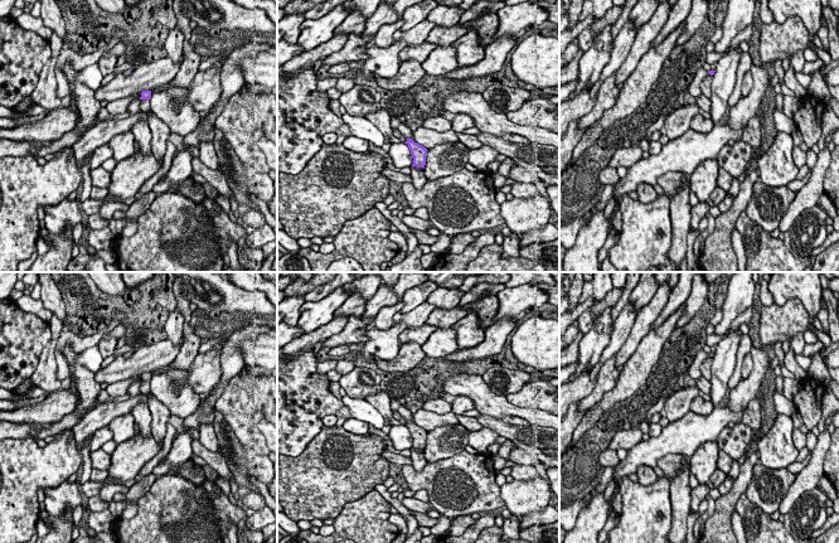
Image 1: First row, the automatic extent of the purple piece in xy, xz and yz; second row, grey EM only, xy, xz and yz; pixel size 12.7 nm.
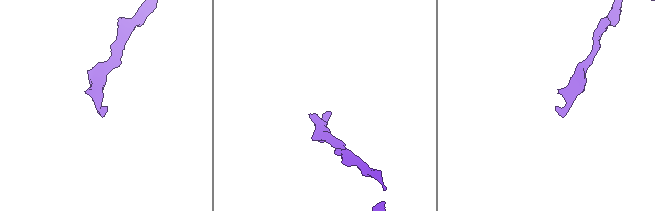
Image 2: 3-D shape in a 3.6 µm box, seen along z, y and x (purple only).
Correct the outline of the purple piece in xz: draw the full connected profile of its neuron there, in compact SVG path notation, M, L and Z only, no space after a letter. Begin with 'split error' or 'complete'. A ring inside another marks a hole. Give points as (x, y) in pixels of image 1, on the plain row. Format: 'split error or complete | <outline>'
split error | M401 406L398 408L398 413L407 421L407 423L404 426L407 426L409 432L411 432L411 436L412 436L412 440L413 440L412 449L425 451L426 438L427 438L428 432L412 422L413 414L408 408Z

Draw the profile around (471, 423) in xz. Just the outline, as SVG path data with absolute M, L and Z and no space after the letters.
M457 416L460 425L467 428L470 432L477 432L482 428L482 425L477 421L476 417L470 416Z

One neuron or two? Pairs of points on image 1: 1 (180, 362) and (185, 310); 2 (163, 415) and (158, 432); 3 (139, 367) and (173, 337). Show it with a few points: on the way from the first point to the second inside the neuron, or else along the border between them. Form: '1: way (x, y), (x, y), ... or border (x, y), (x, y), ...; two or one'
1: way (188, 349), (187, 323); one
2: way (159, 418), (158, 428); one
3: border (183, 335), (178, 344), (174, 344), (168, 338); two

